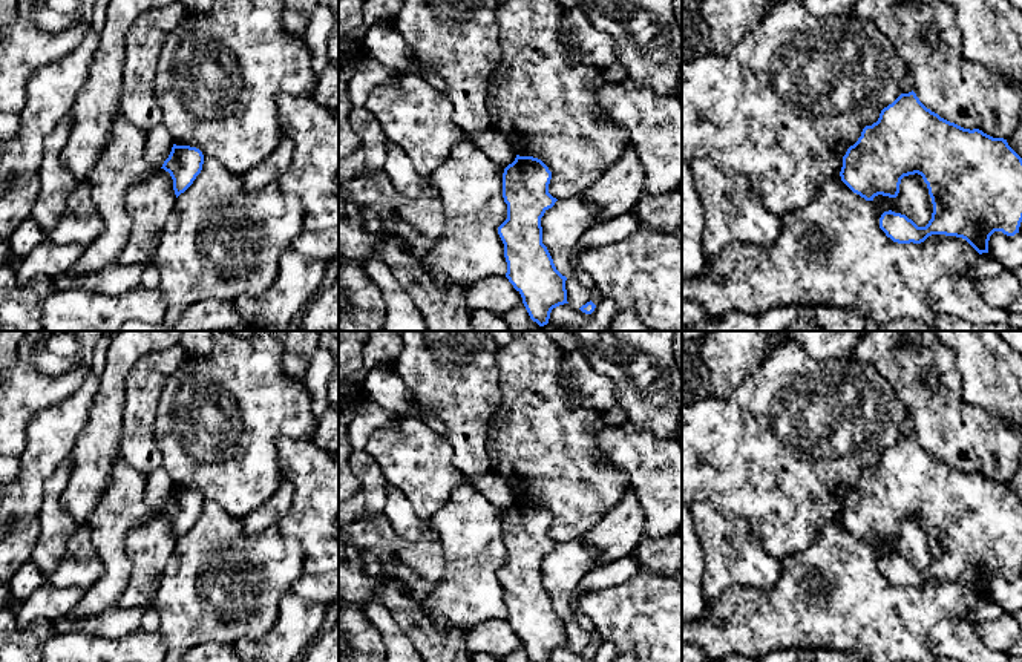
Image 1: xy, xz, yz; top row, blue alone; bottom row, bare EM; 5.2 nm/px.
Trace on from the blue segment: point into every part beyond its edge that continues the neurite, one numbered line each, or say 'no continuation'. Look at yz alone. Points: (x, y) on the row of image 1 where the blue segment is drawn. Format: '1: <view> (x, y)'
no continuation

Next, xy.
no continuation

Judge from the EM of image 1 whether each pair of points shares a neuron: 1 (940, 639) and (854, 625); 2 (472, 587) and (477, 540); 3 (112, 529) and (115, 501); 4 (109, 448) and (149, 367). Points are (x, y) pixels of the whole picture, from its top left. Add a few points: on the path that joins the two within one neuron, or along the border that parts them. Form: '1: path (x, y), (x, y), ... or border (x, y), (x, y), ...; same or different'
1: border (959, 618), (941, 619), (932, 629), (927, 645); different
2: path (471, 575), (469, 566), (474, 552); same
3: path (111, 523), (111, 512), (115, 507); same
4: border (126, 386), (120, 452); different

